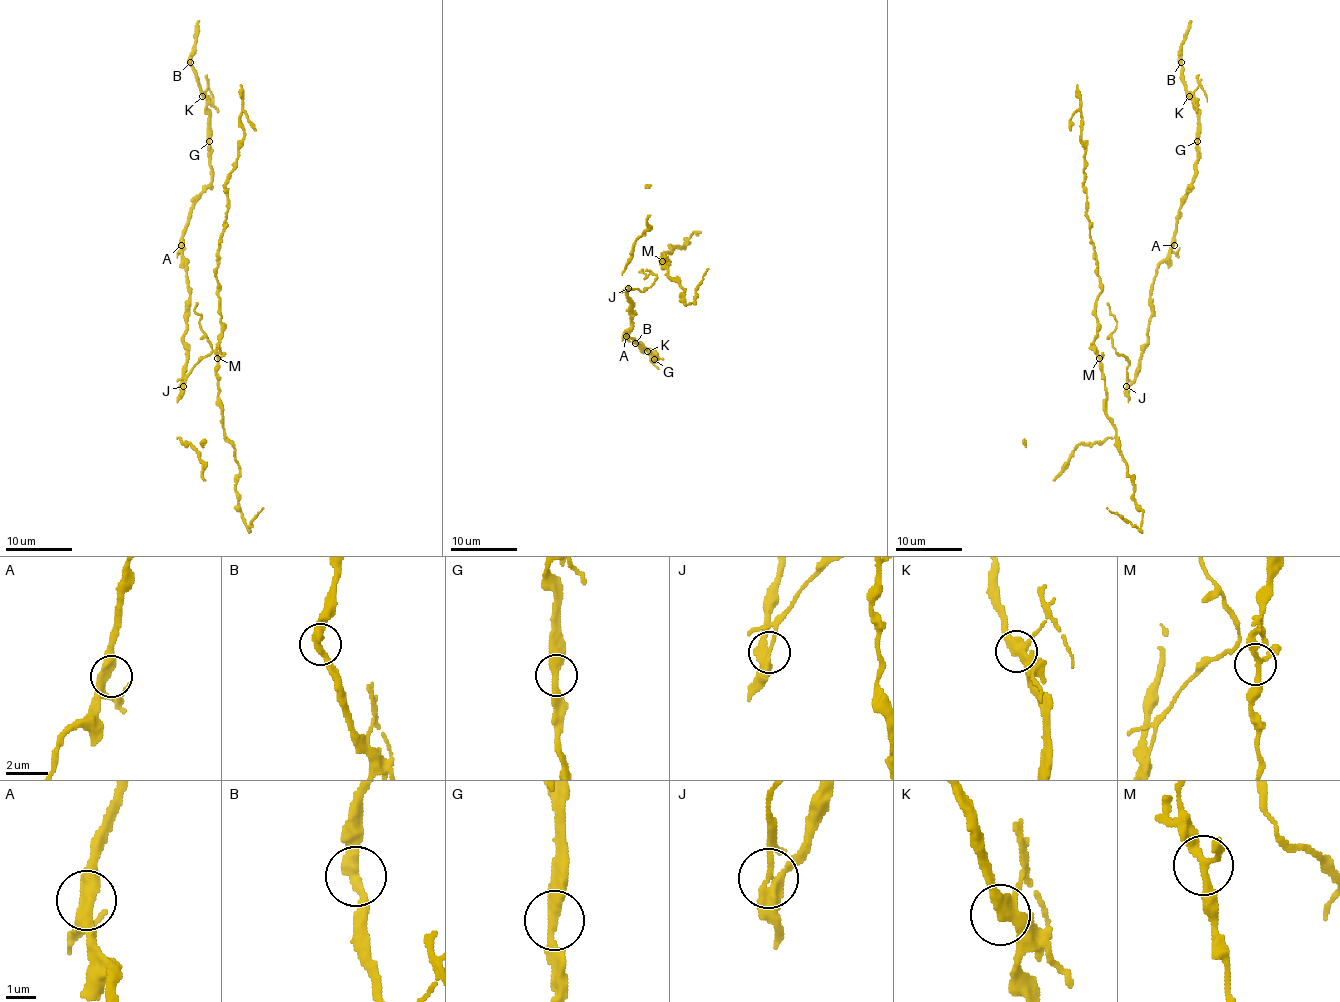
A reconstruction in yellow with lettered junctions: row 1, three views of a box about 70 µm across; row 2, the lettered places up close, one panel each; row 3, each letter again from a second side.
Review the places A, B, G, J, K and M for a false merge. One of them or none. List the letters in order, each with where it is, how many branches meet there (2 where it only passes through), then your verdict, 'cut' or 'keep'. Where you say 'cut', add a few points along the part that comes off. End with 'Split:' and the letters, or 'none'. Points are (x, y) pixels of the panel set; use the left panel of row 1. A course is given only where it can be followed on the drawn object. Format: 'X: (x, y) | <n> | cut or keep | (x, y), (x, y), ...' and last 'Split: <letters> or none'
A: (181, 245) | 3 | keep
B: (190, 62) | 2 | keep
G: (209, 141) | 2 | keep
J: (183, 386) | 3 | cut | (184, 387), (189, 372), (212, 350), (199, 322), (200, 315), (194, 310), (197, 302)
K: (202, 96) | 3 | keep
M: (217, 358) | 3 | keep
Split: J

